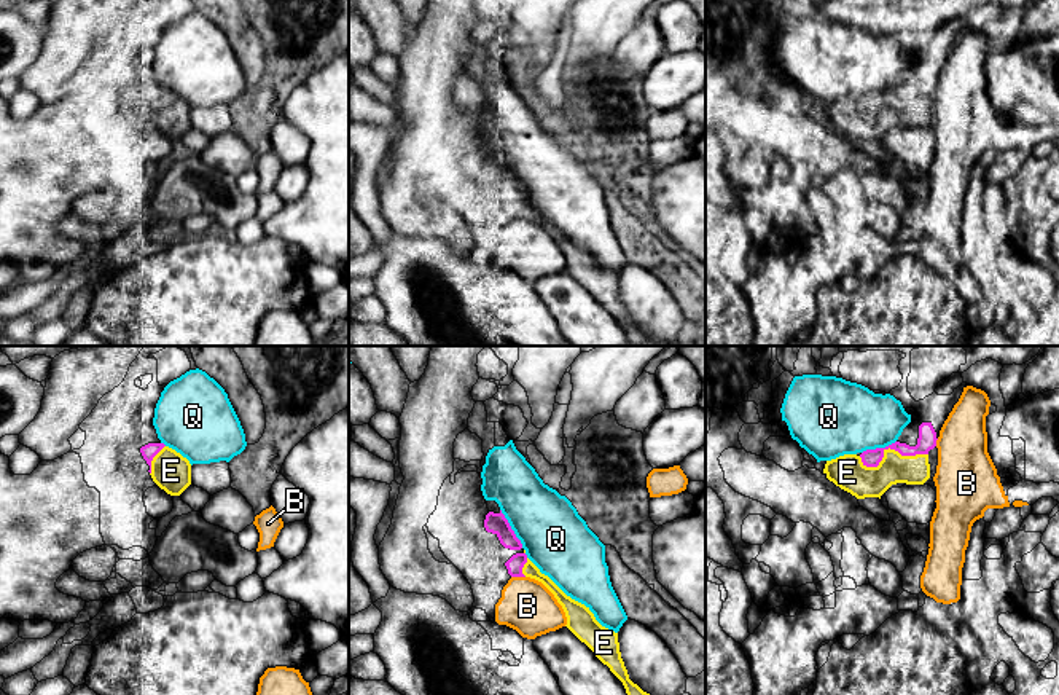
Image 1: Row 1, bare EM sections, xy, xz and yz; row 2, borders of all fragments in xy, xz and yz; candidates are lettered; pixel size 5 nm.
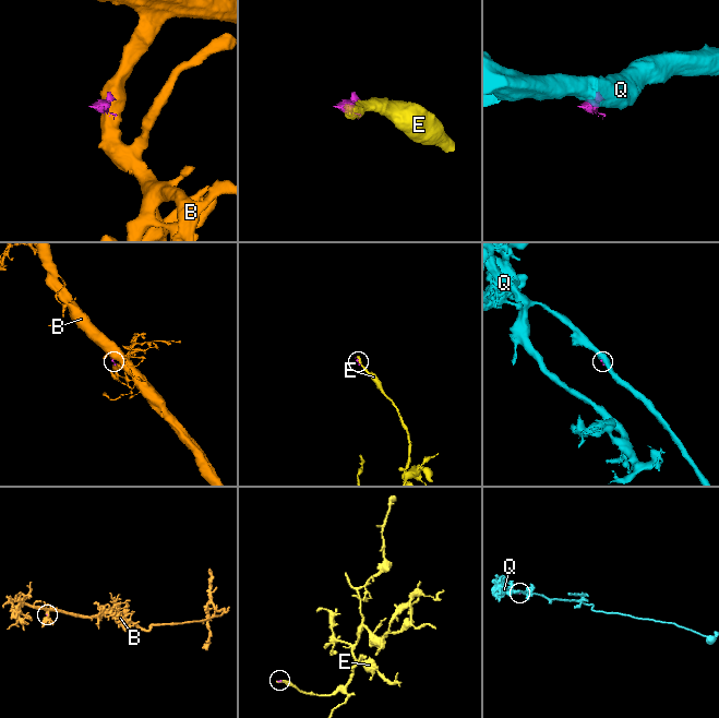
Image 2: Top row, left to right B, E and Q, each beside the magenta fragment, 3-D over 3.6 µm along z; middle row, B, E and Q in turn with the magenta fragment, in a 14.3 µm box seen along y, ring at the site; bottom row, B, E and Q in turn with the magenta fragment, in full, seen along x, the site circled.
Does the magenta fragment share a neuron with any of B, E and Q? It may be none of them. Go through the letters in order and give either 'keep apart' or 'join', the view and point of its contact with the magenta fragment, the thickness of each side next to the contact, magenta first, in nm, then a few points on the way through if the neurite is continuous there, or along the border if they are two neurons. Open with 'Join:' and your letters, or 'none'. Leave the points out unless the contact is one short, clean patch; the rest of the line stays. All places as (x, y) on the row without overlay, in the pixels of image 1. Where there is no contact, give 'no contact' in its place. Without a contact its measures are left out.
Join: E
B: keep apart; meets magenta in xz at (518, 219); 90 nm thick on the magenta side, 280 nm on the other
E: join; meets magenta in yz at (889, 90); 100 nm thick on the magenta side, 170 nm on the other
Q: keep apart; meets magenta in xz at (510, 171); 110 nm thick on the magenta side, 340 nm on the other

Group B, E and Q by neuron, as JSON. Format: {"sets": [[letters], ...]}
{"sets": [["B"], ["E"], ["Q"]]}

